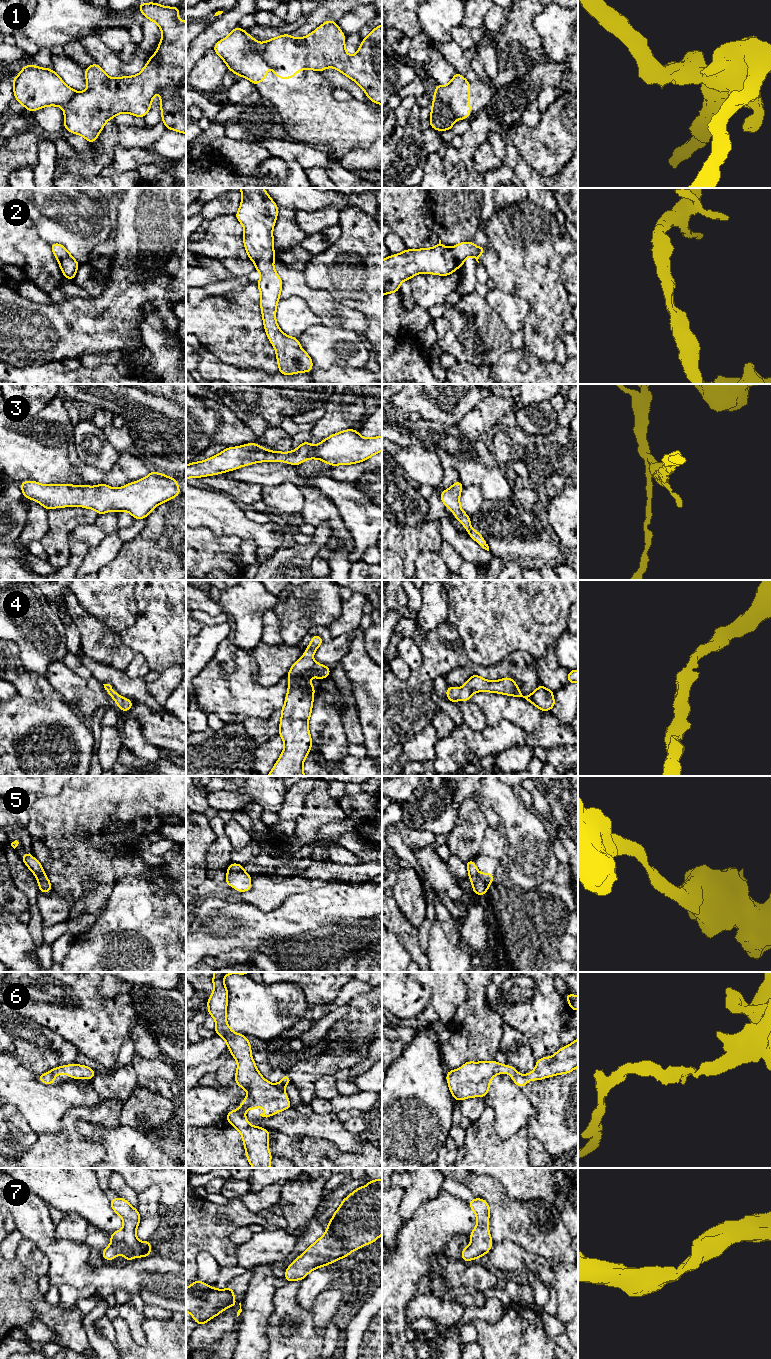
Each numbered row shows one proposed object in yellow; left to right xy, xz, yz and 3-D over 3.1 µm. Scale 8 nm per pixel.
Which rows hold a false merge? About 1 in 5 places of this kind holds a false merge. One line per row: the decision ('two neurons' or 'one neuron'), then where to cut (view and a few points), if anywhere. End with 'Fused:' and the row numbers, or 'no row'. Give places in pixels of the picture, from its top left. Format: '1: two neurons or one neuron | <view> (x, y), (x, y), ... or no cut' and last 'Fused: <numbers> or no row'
1: two neurons | yz (433, 97), (446, 102), (457, 118)
2: one neuron | no cut
3: one neuron | no cut
4: one neuron | no cut
5: one neuron | no cut
6: one neuron | no cut
7: one neuron | no cut
Fused: 1

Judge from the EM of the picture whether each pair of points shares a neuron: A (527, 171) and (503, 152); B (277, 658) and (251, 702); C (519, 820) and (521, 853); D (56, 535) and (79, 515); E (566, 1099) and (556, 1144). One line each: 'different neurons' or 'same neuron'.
A: same neuron
B: different neurons
C: same neuron
D: same neuron
E: same neuron

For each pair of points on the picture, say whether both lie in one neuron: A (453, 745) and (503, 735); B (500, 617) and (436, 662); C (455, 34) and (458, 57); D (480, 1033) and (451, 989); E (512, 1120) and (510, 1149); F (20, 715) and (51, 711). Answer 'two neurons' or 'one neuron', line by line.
A: one neuron
B: two neurons
C: two neurons
D: two neurons
E: two neurons
F: one neuron

